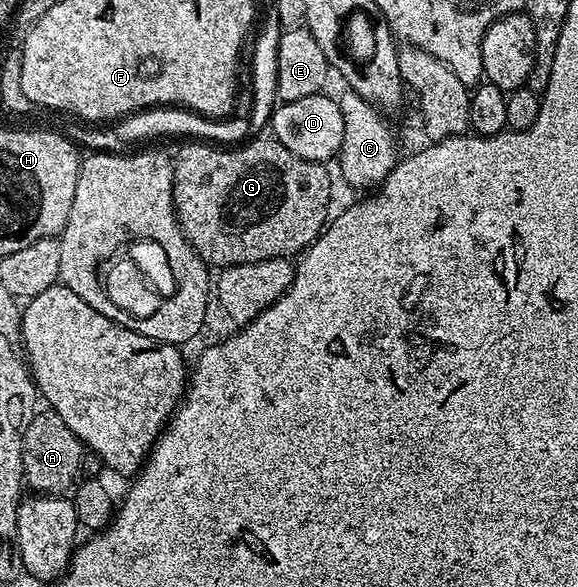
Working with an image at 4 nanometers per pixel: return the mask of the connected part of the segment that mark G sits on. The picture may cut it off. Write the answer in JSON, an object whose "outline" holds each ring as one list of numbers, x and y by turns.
{"outline":[[274,137,263,138,252,138,252,143,247,141,230,149,191,141,187,143,188,147,180,149,179,156,174,156,175,215,195,252,212,268,298,256,323,234,329,222,327,206,331,203,331,175,328,168,289,153,289,149]]}

